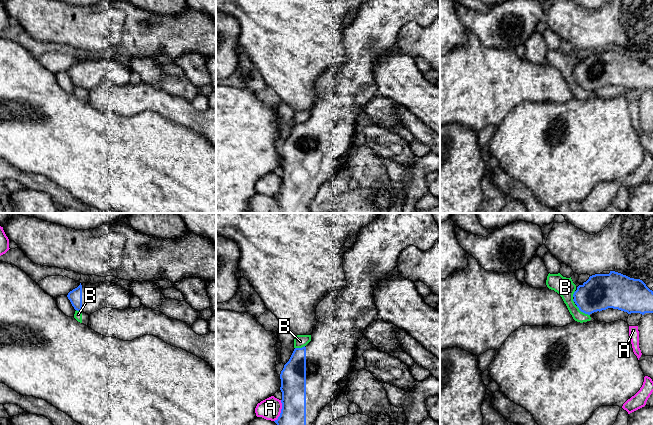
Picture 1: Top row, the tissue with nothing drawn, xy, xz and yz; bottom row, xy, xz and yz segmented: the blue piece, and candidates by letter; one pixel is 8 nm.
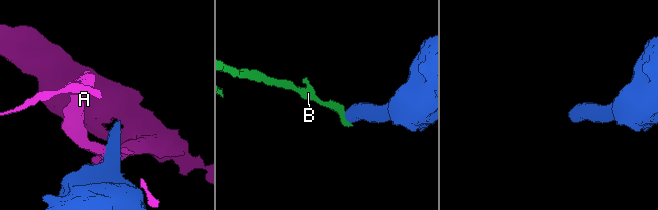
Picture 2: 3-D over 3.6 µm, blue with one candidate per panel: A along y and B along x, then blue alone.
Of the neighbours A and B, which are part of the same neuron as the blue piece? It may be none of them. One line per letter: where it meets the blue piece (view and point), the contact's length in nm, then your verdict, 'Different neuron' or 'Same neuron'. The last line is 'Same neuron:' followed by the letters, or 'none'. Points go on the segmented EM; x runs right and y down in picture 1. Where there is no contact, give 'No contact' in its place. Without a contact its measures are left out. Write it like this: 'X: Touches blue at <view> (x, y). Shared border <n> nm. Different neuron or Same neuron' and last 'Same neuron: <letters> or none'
A: Touches blue at xz (281, 411). Shared border 190 nm. Different neuron
B: Touches blue at yz (583, 312). Shared border 130 nm. Different neuron
Same neuron: none

